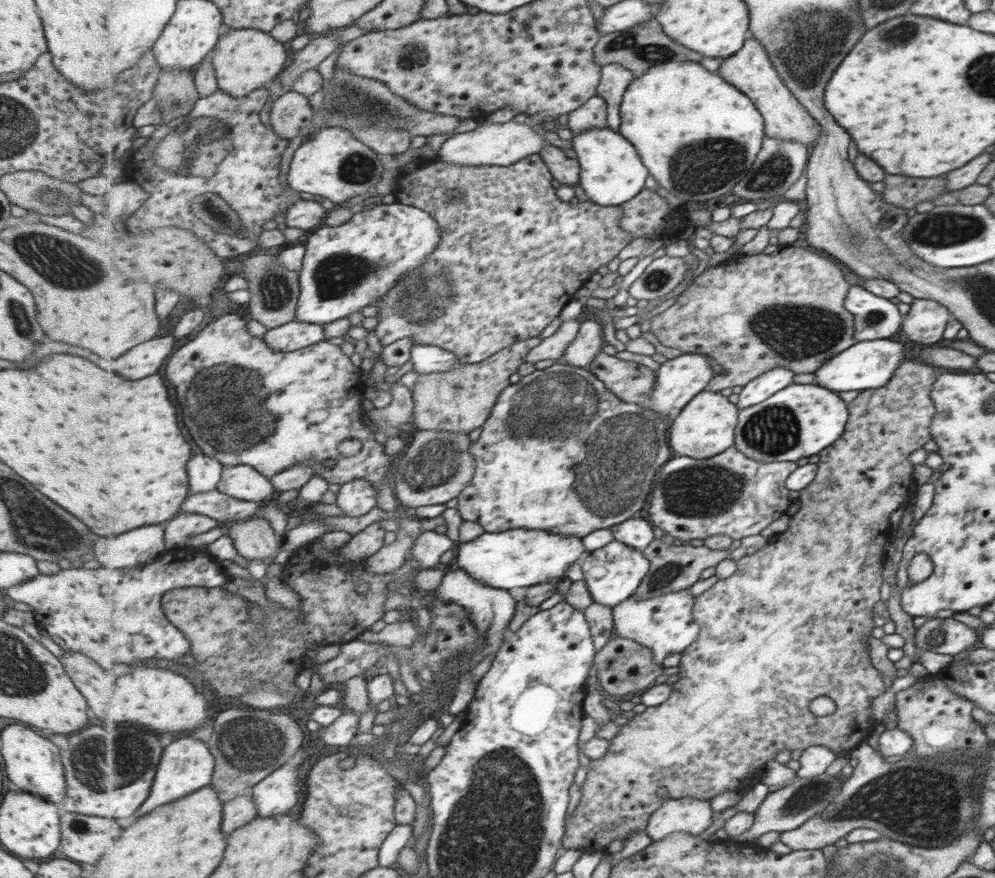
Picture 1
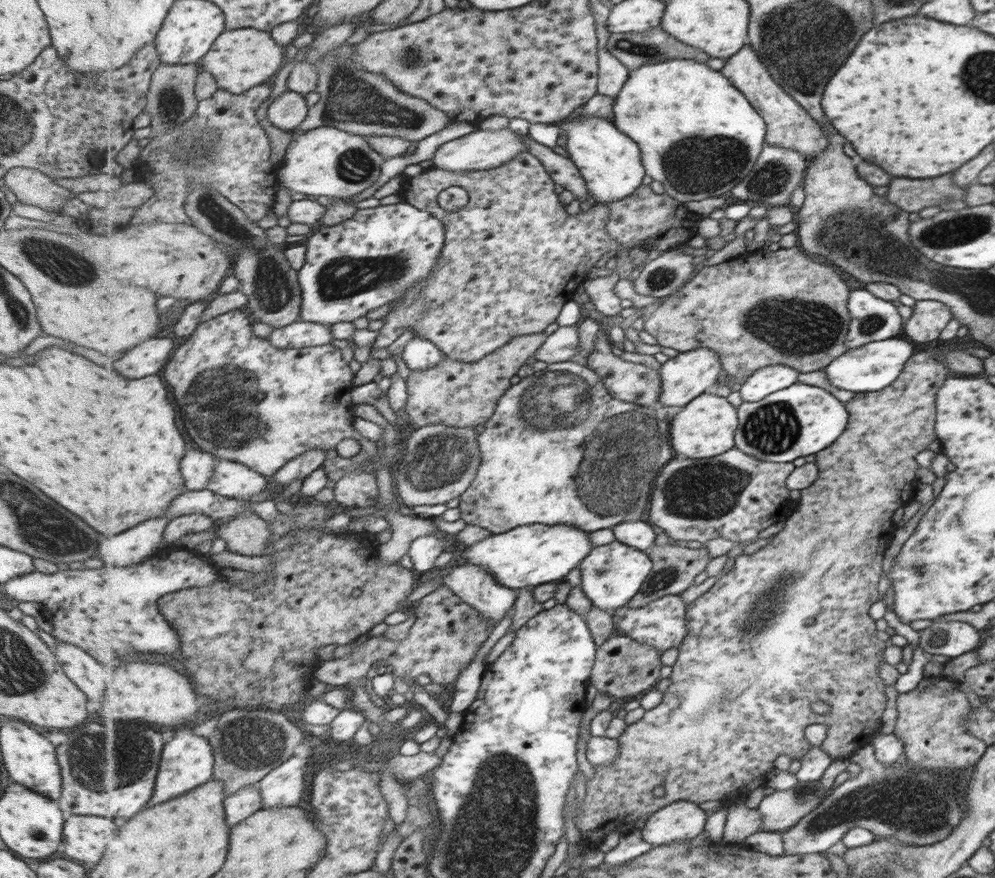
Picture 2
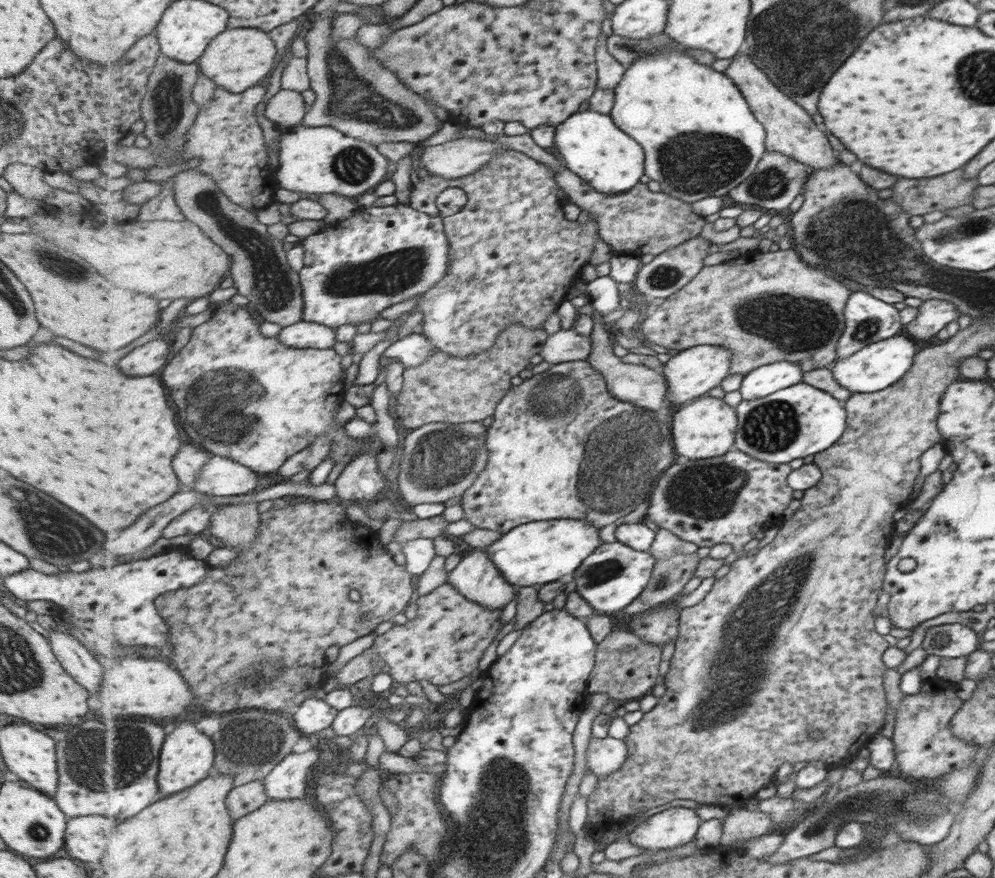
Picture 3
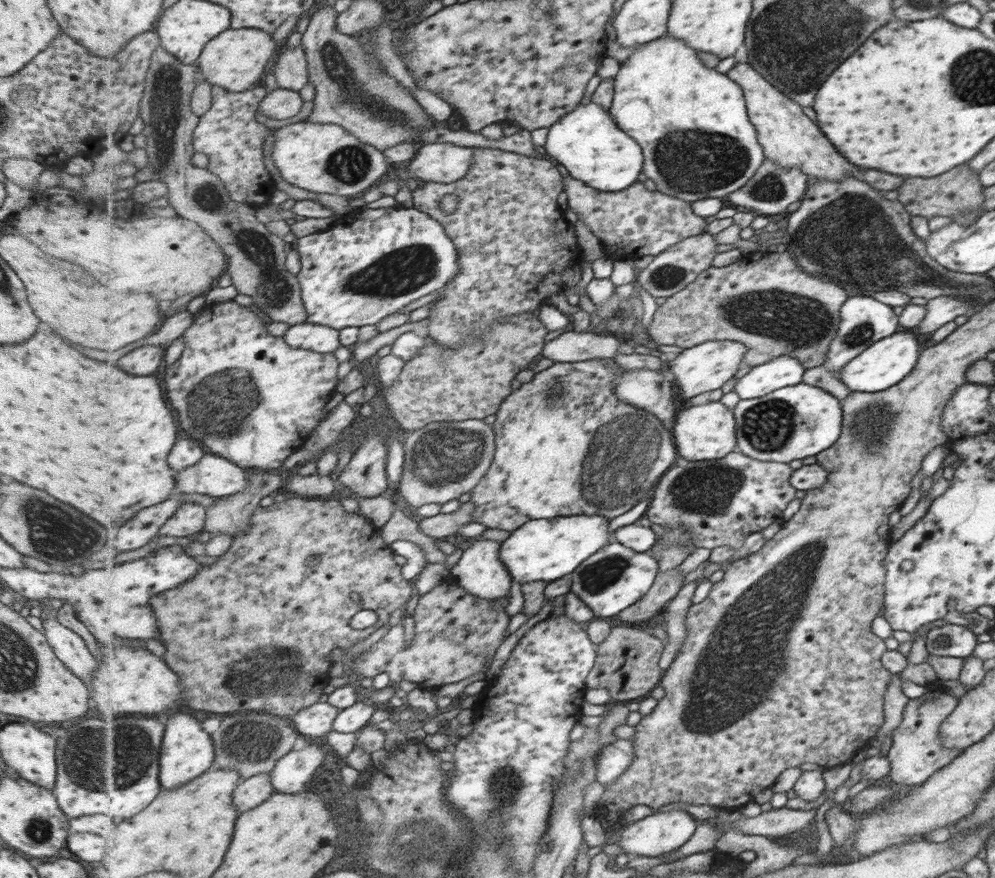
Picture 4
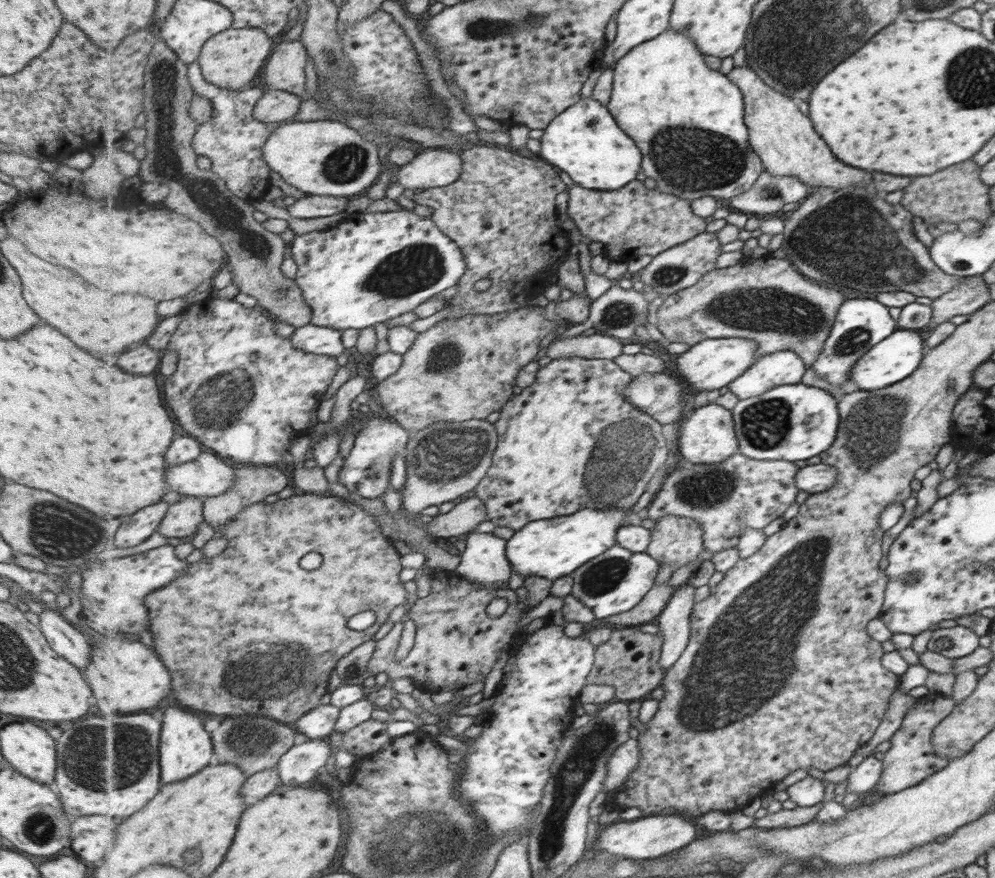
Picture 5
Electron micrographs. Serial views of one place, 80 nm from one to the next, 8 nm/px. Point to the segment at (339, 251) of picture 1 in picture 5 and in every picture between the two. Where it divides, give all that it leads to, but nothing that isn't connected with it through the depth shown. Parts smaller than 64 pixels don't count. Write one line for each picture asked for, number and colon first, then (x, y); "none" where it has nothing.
2: (351, 268)
3: (385, 255)
4: (383, 259)
5: (383, 264)

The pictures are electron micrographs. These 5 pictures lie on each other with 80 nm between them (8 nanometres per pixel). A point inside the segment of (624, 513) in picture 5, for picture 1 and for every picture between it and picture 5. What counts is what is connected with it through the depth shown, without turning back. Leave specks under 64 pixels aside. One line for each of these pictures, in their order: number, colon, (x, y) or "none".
1: (518, 558)
2: (533, 555)
3: (543, 552)
4: (546, 550)

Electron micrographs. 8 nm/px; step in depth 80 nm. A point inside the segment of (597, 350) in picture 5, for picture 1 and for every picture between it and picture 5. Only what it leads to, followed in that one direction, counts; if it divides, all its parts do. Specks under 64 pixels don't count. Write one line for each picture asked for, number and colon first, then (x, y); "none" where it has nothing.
1: (553, 348)
2: (564, 344)
3: (566, 345)
4: (570, 347)

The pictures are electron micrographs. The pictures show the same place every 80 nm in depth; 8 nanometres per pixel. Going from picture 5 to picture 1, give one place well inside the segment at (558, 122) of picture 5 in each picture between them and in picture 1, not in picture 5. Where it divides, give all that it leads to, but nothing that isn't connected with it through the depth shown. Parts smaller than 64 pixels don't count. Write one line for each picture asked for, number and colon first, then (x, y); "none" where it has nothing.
1: (612, 171)
2: (611, 162)
3: (592, 144)
4: (594, 149)

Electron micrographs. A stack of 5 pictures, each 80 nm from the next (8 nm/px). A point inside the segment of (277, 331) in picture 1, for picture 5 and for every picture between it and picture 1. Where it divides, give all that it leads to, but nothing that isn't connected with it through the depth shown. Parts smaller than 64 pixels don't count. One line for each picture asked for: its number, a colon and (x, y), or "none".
2: (302, 334)
3: (304, 334)
4: (320, 338)
5: (319, 340)

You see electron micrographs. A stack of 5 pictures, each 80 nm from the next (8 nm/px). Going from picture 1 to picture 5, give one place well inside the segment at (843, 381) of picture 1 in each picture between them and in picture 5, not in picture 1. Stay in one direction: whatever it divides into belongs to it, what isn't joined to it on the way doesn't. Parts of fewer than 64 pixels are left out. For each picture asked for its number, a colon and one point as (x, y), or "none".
2: (869, 369)
3: (882, 364)
4: (884, 364)
5: (896, 357)

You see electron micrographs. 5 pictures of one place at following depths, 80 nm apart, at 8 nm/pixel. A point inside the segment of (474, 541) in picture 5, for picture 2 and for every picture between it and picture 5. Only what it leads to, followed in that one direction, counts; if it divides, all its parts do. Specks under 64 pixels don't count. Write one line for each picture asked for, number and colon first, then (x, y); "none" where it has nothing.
2: (473, 583)
3: (477, 577)
4: (480, 571)

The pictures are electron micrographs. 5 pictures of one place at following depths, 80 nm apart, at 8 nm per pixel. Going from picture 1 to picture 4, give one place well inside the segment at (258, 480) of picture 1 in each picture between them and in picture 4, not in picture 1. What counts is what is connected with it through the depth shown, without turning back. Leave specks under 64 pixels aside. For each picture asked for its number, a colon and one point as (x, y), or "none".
2: (232, 479)
3: (221, 476)
4: (216, 476)

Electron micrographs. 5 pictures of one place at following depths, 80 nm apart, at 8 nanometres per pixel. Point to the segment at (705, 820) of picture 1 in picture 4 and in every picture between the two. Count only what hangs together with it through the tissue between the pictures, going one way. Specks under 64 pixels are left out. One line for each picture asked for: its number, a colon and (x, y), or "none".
2: (682, 820)
3: (670, 828)
4: (658, 833)

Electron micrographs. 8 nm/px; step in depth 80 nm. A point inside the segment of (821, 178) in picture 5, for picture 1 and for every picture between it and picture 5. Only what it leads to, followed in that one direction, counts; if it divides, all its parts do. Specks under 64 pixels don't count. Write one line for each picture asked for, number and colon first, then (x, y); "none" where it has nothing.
1: (750, 69)
2: (789, 125)
3: (791, 132)
4: (790, 140)

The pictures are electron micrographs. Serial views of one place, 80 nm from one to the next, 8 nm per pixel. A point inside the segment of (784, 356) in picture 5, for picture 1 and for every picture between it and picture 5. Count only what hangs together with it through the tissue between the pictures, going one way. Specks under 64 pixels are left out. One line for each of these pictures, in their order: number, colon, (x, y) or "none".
1: (758, 390)
2: (764, 381)
3: (762, 381)
4: (785, 370)

